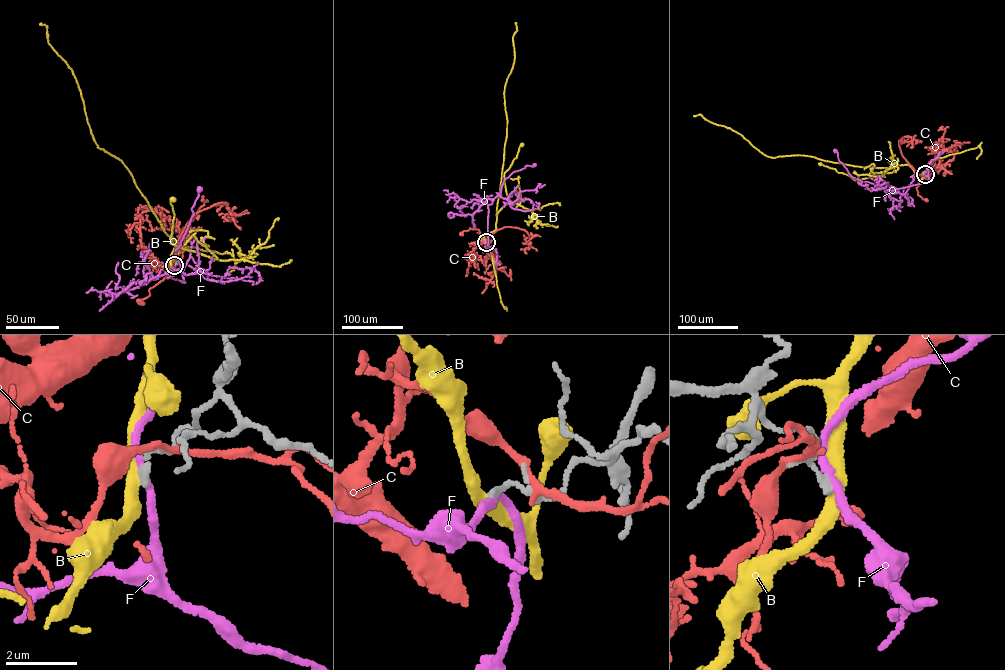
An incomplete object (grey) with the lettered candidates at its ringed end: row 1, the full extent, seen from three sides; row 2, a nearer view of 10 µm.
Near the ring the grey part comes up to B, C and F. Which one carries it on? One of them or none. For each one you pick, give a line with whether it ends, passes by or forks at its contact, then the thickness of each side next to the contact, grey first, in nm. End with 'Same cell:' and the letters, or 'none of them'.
F: It passes by. Thickness 240 nm (grey) against 200 nm
Same cell: F

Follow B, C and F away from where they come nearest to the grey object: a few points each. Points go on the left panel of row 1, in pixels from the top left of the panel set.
B: (174, 265), (170, 272), (176, 241), (172, 236), (177, 247), (202, 254), (169, 242), (172, 199)
C: (175, 264), (167, 265), (166, 276), (151, 287), (149, 296), (139, 302)
F: (174, 264), (183, 272), (185, 282), (167, 277), (180, 267), (175, 250), (193, 214), (191, 209), (199, 189)

